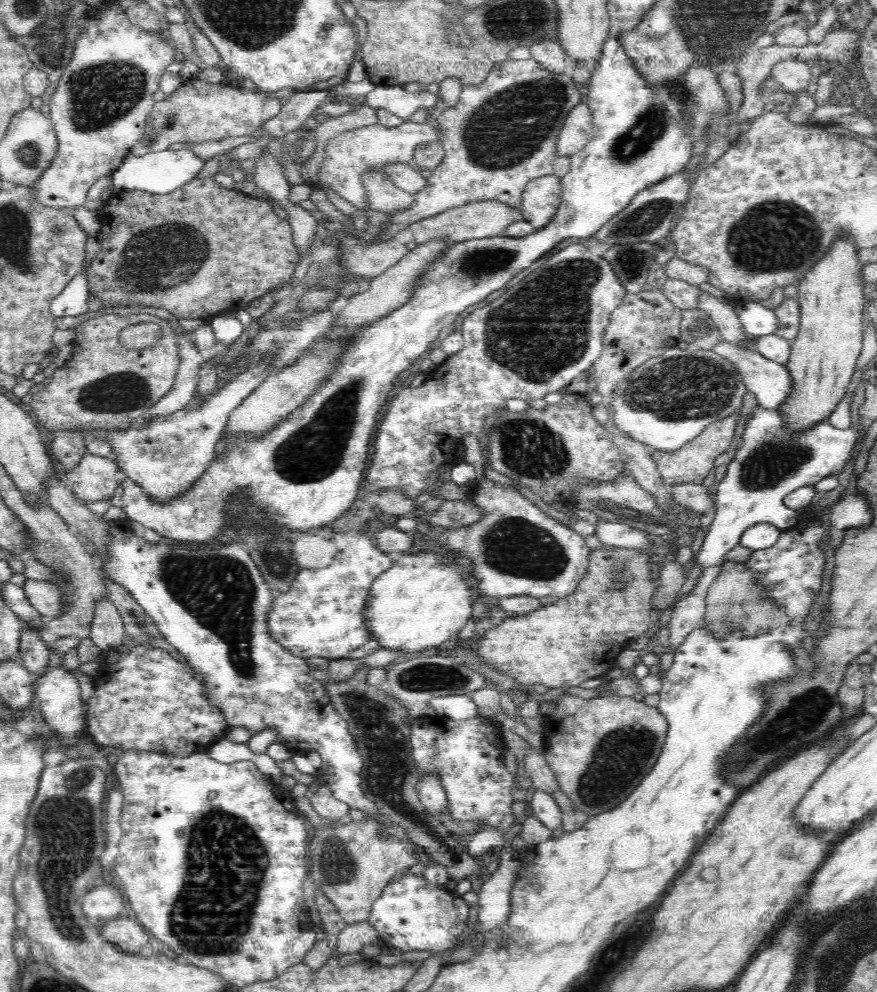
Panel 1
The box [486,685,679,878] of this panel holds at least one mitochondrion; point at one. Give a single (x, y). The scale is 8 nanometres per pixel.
(621, 757)

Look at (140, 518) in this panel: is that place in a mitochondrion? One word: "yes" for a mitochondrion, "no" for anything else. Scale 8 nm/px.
no

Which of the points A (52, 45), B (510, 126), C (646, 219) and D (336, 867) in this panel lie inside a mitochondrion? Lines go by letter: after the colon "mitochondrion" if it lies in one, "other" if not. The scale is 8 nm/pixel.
A: mitochondrion
B: mitochondrion
C: mitochondrion
D: mitochondrion

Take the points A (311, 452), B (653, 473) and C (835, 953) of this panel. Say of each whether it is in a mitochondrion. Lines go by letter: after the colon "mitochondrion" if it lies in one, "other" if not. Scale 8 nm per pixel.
A: mitochondrion
B: other
C: mitochondrion

